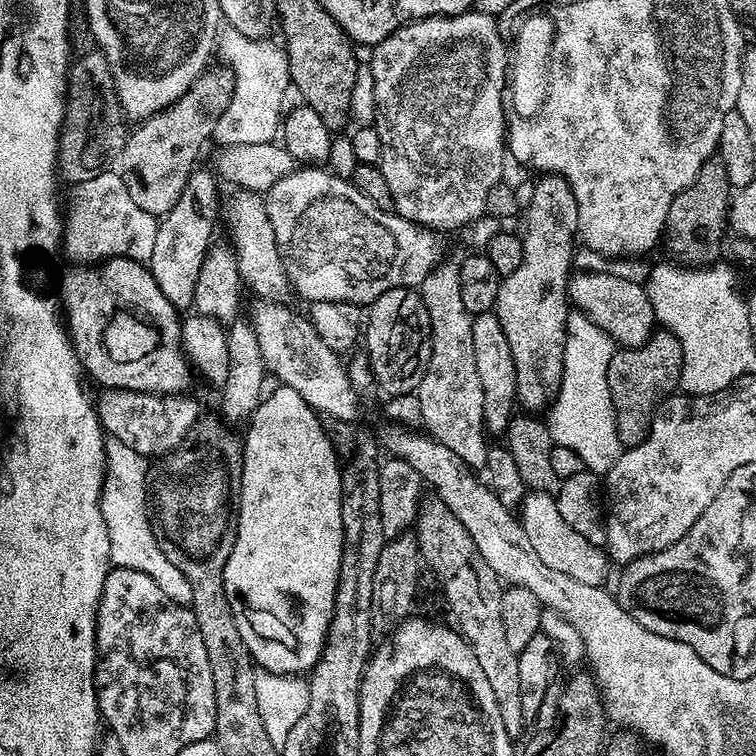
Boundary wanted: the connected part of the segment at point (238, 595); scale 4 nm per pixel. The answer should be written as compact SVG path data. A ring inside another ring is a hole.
M276 386L261 399L260 407L254 413L254 421L249 427L251 433L250 457L248 474L244 479L244 501L240 504L240 513L236 515L236 541L234 550L224 567L224 593L230 602L230 610L234 614L234 622L238 622L238 630L242 633L242 642L250 650L252 659L265 672L282 672L285 674L308 674L318 662L318 658L324 649L324 639L328 633L328 627L334 614L334 602L336 601L336 587L338 576L342 566L342 546L344 545L344 531L342 530L342 471L341 457L336 455L334 446L324 429L323 419L316 409L298 394L298 390Z

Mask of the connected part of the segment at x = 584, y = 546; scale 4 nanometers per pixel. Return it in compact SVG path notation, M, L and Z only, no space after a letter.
M529 491L518 508L520 525L526 530L526 538L530 538L530 546L546 566L575 578L578 582L586 582L586 586L601 586L608 576L610 557L603 547L592 545L578 534L574 527L568 526L559 513L556 497L550 492Z

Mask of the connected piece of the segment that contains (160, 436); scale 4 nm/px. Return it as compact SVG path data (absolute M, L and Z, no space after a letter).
M104 388L101 391L101 396L99 400L98 396L98 411L100 414L100 422L101 425L107 433L109 437L113 440L121 440L123 444L126 446L130 446L130 450L138 450L138 454L142 454L145 458L153 458L152 456L156 456L156 458L163 458L166 454L167 448L171 448L172 444L176 444L177 440L180 440L180 436L184 434L184 429L188 428L190 424L192 424L193 417L196 417L197 414L202 410L202 404L199 404L196 400L191 400L191 395L188 394L161 394L158 392L131 392L130 390L126 390L125 388Z

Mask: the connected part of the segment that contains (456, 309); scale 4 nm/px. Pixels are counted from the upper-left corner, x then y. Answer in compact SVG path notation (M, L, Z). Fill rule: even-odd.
M459 263L437 264L418 291L432 323L432 353L427 372L414 392L422 402L423 427L427 435L442 442L469 469L484 470L490 444L484 441L483 390L474 358L473 315L462 302Z

